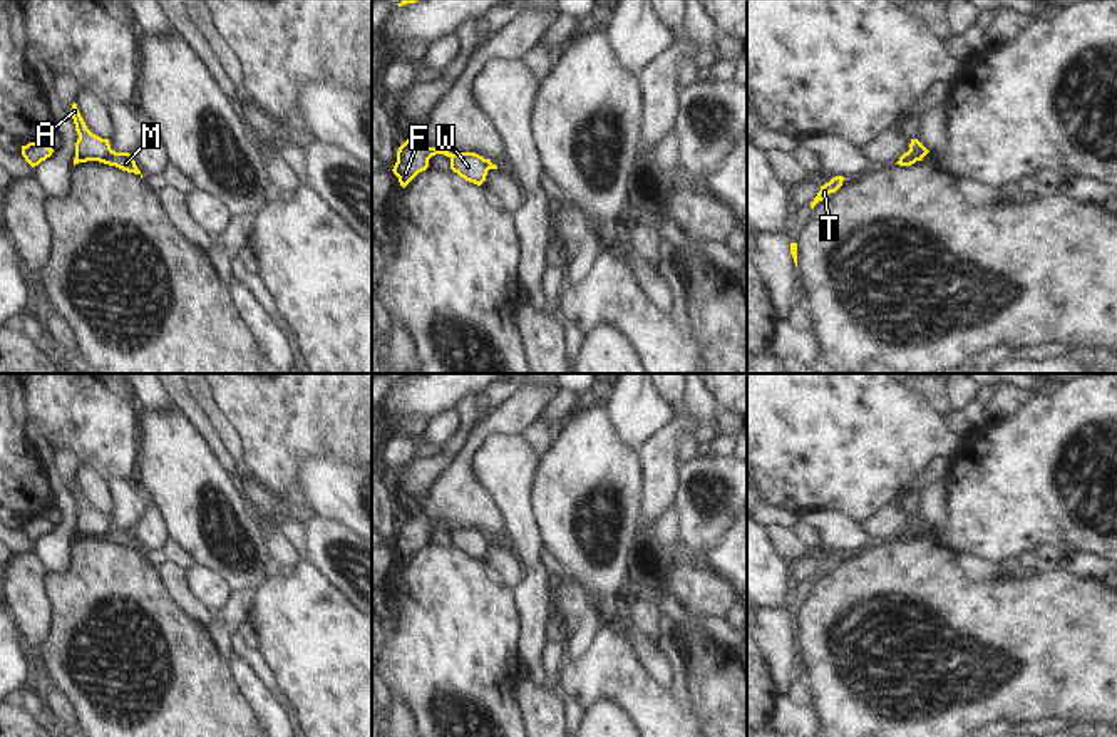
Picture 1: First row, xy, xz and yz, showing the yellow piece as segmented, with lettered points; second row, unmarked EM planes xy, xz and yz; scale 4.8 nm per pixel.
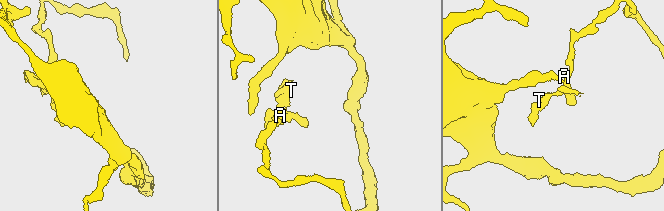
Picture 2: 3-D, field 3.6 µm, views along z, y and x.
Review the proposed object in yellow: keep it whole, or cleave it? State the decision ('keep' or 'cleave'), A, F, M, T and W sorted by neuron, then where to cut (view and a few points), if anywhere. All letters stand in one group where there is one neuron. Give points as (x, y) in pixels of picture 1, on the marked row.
cleave; A W / F M T; cut in xy along (111, 149), (99, 161)

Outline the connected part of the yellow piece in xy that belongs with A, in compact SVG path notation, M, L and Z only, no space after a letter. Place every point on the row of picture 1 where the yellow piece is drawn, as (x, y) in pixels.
M75 102L72 104L70 114L79 134L75 142L75 156L82 161L100 161L107 157L111 152L109 139L102 139L87 129Z

